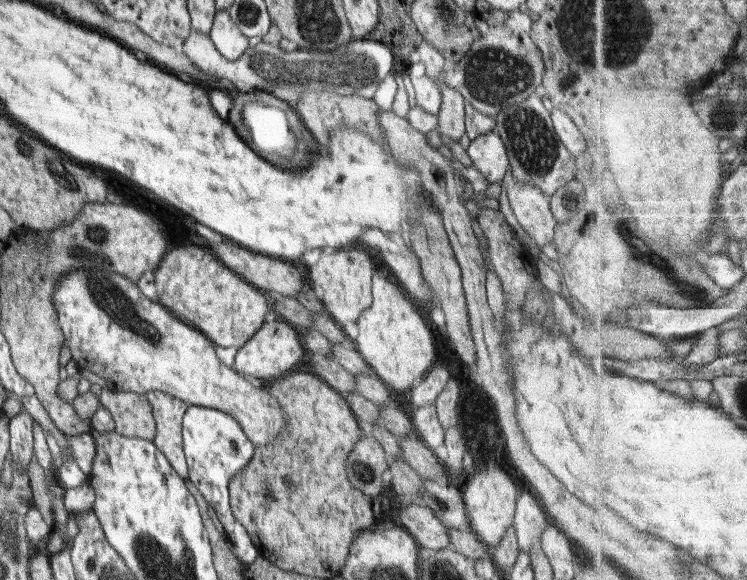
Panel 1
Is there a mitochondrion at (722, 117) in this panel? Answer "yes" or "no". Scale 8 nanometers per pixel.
yes

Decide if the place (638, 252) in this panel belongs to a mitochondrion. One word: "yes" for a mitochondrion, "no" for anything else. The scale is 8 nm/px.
yes

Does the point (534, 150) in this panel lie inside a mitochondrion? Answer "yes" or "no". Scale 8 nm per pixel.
yes

